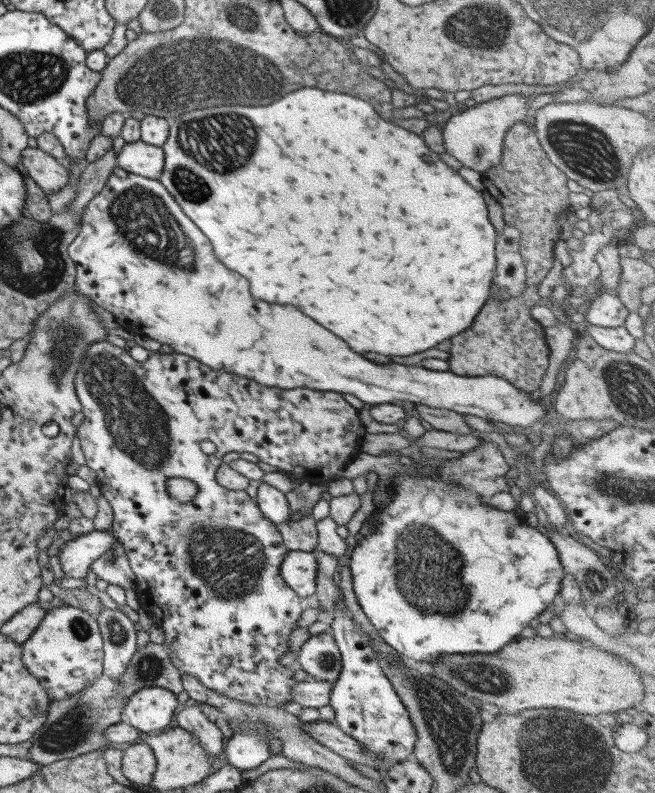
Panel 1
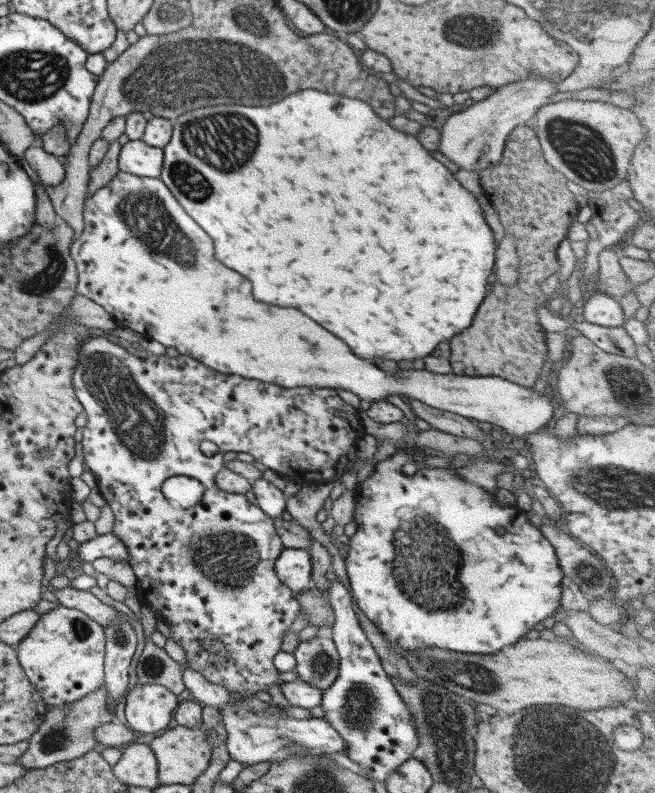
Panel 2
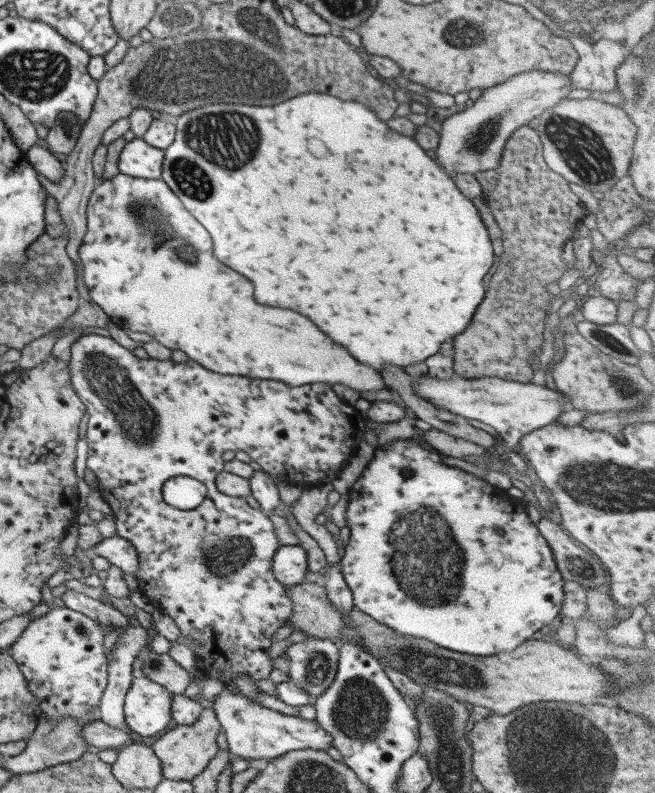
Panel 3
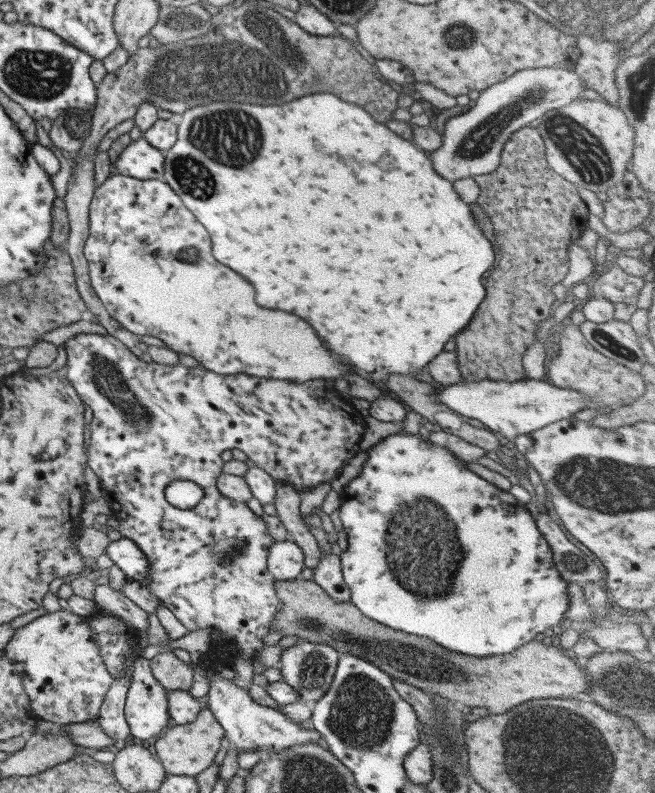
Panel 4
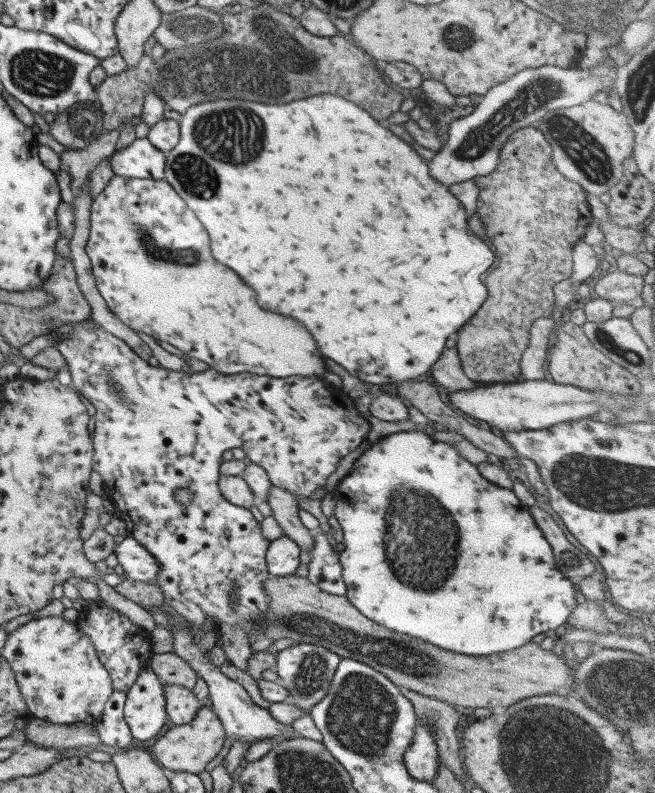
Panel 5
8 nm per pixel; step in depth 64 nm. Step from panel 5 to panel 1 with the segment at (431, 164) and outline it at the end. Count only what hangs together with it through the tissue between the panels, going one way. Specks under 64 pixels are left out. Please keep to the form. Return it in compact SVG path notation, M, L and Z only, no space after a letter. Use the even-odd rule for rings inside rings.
M505 94L455 113L441 128L445 152L458 160L462 167L474 169L478 173L495 166L502 157L504 134L510 126L517 121L523 122L530 115L527 112L527 102L531 98L530 95Z

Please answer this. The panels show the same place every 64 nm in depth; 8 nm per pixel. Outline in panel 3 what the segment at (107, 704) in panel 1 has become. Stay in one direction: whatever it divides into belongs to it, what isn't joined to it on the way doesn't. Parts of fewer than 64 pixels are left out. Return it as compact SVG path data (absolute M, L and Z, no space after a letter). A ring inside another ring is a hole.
M145 646L140 650L137 659L141 660L143 674L167 689L171 695L182 694L190 682L187 670L183 670L167 653L147 652ZM97 704L86 712L84 716L65 718L48 718L37 723L33 729L31 736L26 739L25 748L15 756L9 757L3 762L2 767L5 770L10 770L13 775L29 774L29 772L39 772L47 766L55 766L55 764L63 764L78 759L83 753L86 752L88 744L80 737L80 730L85 723L90 723L98 719Z

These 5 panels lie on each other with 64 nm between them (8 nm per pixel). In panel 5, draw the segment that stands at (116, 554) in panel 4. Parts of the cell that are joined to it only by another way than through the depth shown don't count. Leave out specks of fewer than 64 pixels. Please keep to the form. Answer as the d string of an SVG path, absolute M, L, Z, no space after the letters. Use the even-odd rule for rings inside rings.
M125 537L120 544L115 545L115 549L111 554L115 555L117 564L121 566L126 577L138 582L154 583L160 571L157 560L141 544L137 544L133 538Z

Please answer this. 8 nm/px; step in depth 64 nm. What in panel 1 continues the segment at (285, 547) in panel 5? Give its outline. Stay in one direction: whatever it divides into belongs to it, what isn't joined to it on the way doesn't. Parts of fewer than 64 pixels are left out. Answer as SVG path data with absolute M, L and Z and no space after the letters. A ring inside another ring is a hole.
M287 551L279 564L279 574L285 585L301 599L313 597L317 563L309 552Z

